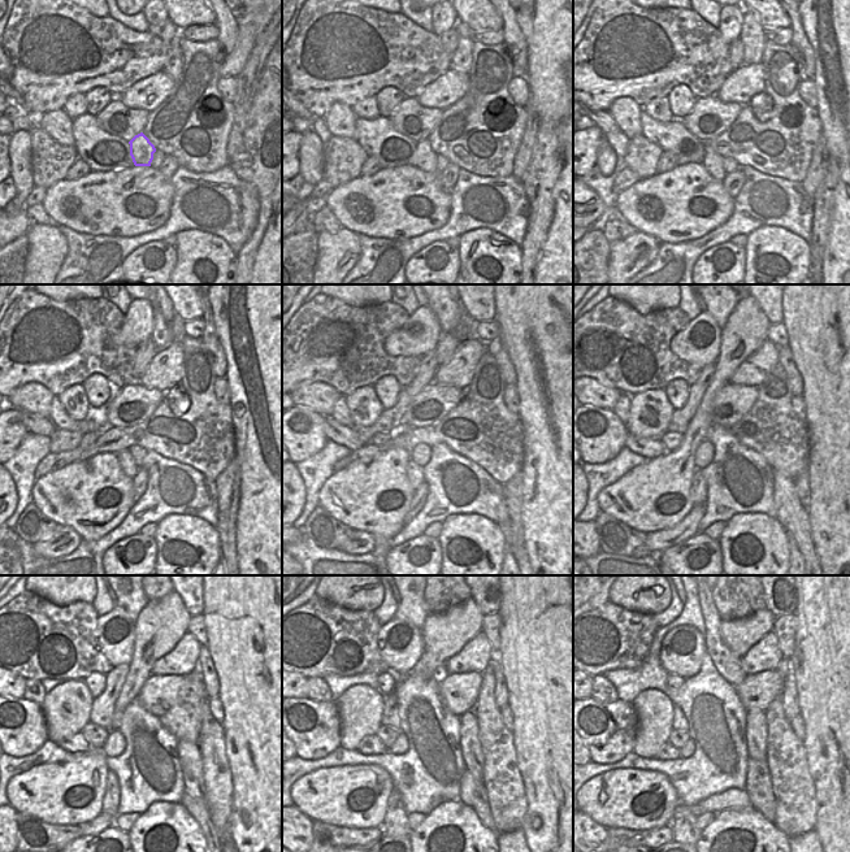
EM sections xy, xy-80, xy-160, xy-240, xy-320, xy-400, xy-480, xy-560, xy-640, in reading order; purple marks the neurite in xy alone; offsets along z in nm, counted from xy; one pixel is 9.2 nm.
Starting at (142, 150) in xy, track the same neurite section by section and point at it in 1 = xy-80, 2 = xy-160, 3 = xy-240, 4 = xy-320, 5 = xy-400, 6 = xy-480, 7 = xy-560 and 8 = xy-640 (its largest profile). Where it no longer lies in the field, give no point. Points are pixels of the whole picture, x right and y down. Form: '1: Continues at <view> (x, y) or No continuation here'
1: Continues at xy-80 (425, 157)
2: Continues at xy-160 (712, 162)
3: Continues at xy-240 (125, 459)
4: Continues at xy-320 (415, 472)
5: Continues at xy-400 (698, 491)
6: Continues at xy-480 (111, 799)
7: Continues at xy-560 (395, 822)
8: Continues at xy-640 (685, 831).

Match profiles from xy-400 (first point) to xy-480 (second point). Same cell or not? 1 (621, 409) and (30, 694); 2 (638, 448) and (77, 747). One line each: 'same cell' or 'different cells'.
1: same cell
2: same cell

